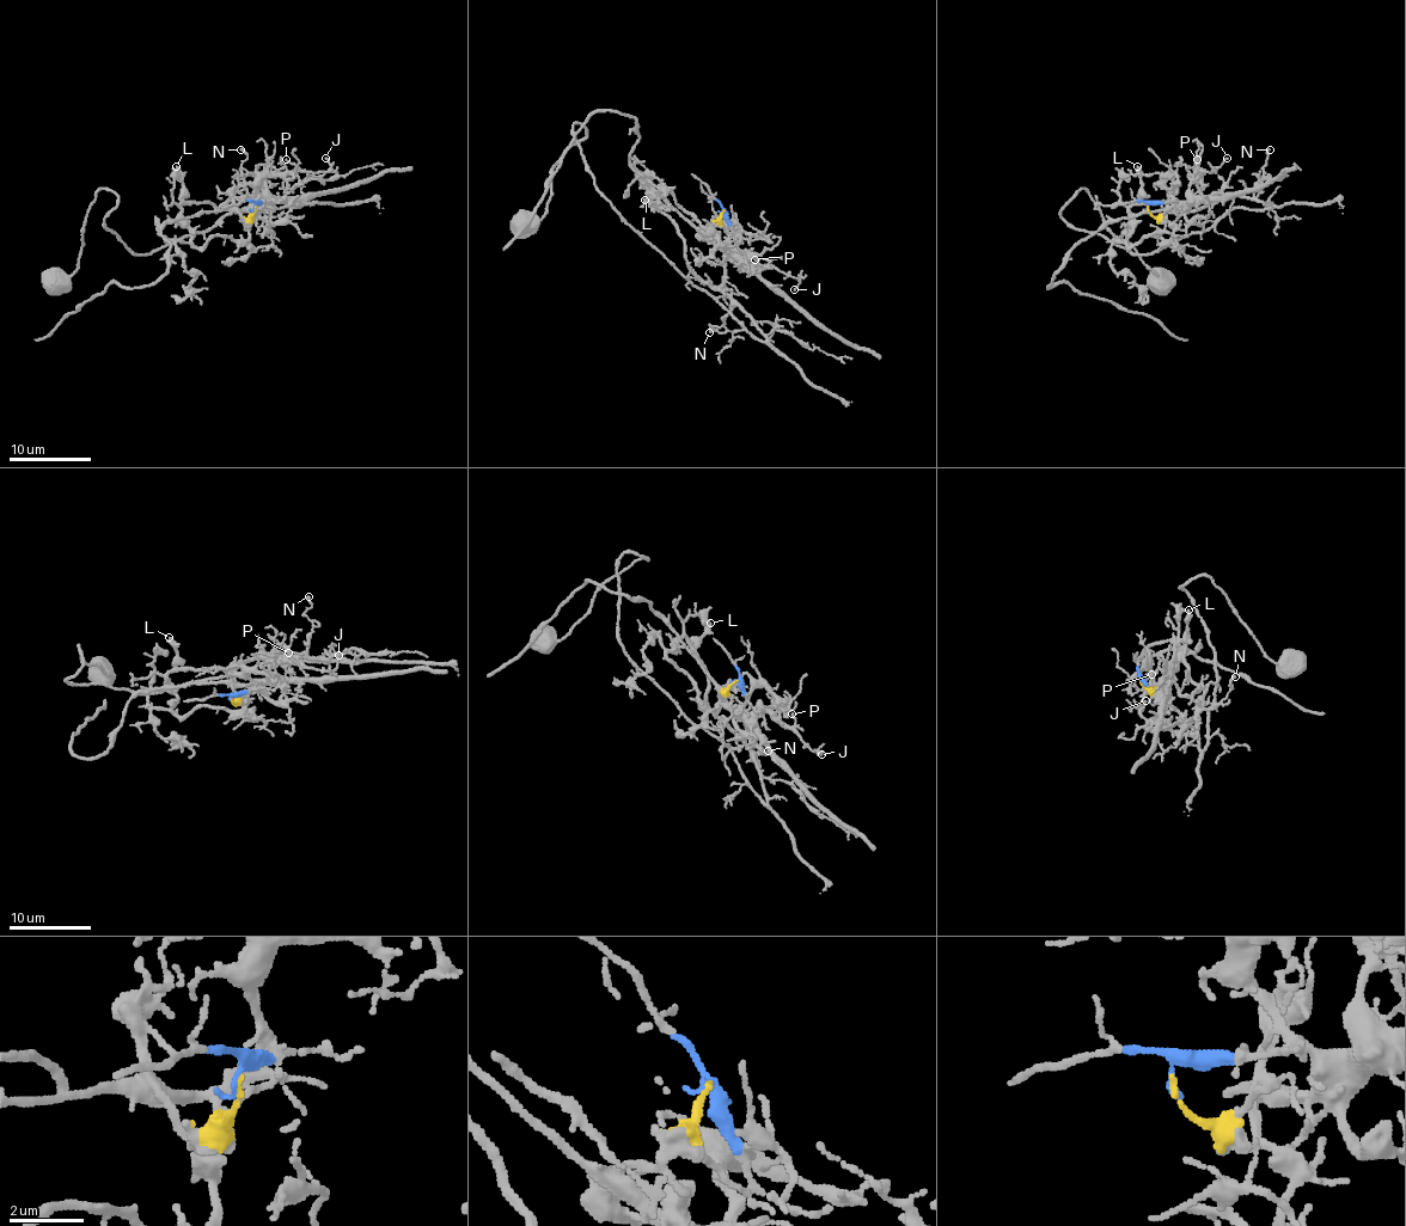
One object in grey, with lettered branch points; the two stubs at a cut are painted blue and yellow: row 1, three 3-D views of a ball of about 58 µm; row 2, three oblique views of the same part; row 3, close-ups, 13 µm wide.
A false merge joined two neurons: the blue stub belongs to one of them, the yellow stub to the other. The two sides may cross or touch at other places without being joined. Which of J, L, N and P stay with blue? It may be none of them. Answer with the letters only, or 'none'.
J, P

